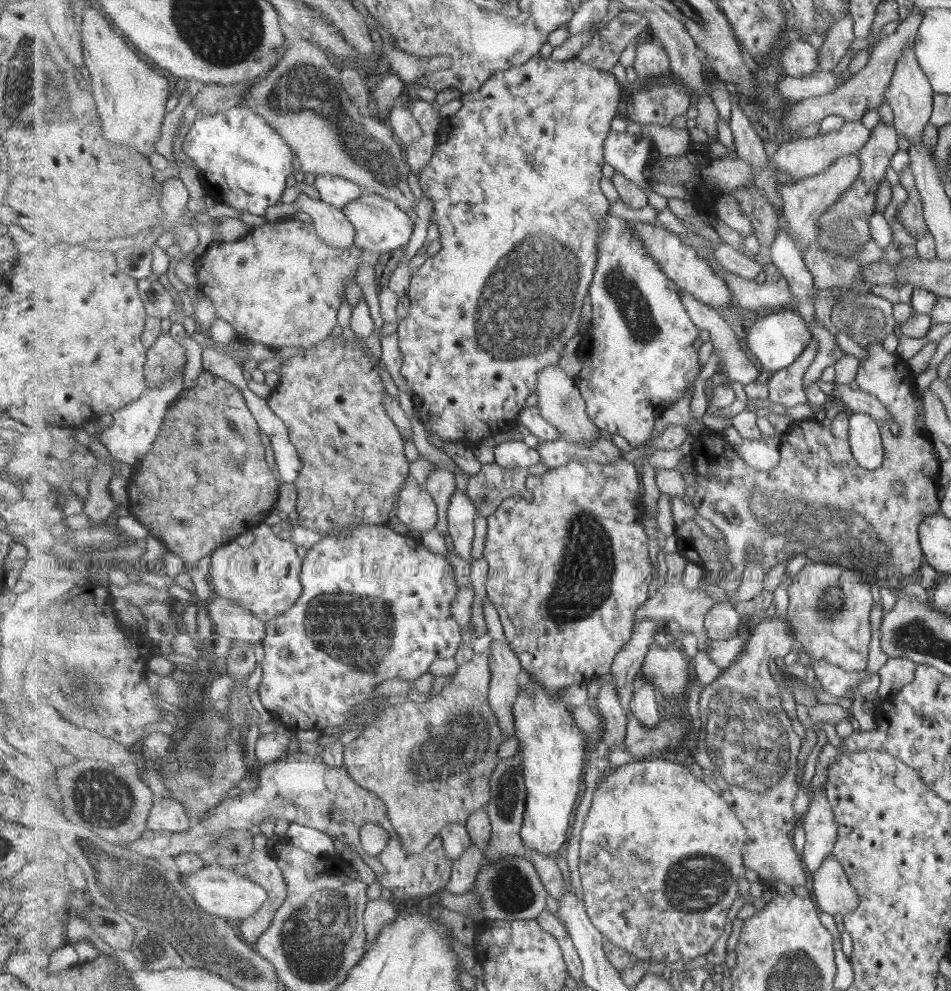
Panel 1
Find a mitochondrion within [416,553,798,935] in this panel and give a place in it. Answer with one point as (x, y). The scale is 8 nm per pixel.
(744, 749)

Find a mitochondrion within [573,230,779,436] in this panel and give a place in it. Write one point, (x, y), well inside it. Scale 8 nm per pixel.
(617, 284)

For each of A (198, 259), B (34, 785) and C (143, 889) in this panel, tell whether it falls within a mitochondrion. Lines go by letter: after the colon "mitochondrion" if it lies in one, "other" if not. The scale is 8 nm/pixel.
A: other
B: other
C: mitochondrion

